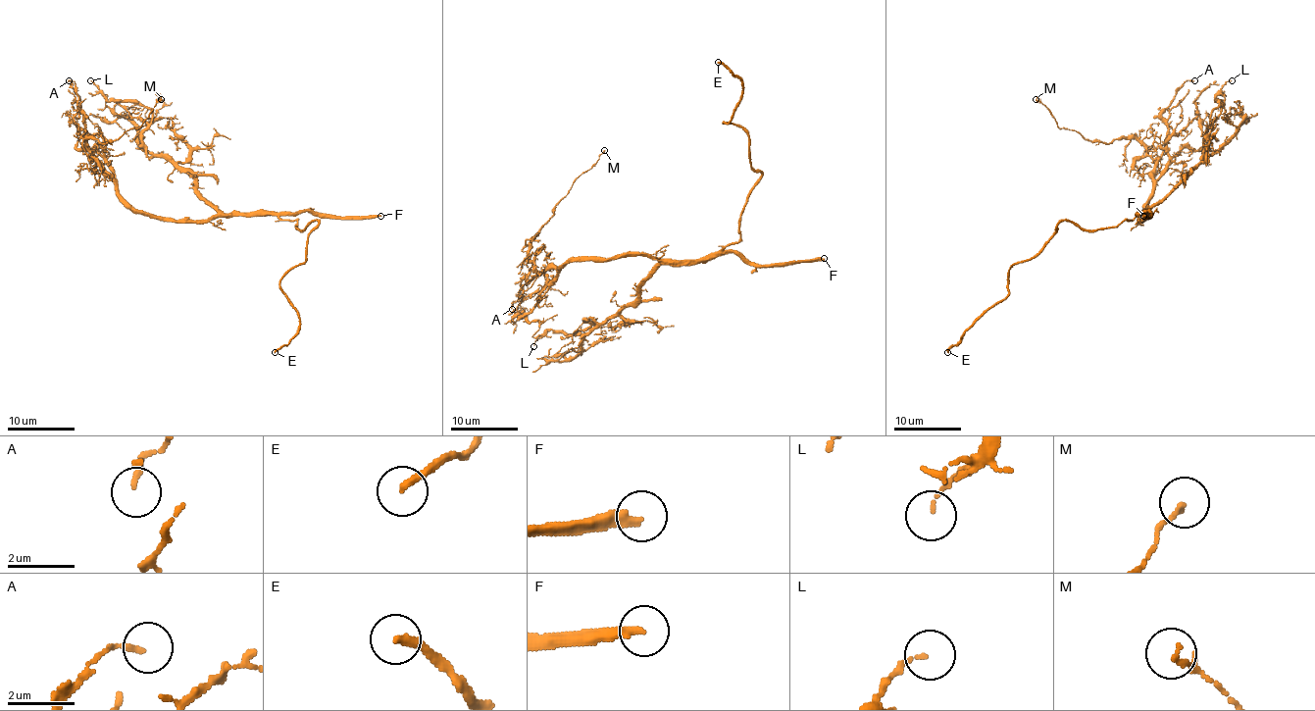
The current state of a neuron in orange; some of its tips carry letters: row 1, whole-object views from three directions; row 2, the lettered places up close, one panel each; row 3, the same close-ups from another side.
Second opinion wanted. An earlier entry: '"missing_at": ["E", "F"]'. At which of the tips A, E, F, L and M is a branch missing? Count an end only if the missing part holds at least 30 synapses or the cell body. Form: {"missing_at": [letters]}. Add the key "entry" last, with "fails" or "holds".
{"missing_at": ["E", "F"], "entry": "holds"}

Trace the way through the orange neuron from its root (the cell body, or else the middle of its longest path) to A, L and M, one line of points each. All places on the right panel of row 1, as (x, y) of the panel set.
A: (1145, 216), (1140, 221), (1143, 204), (1152, 193), (1153, 165), (1167, 143), (1171, 101), (1188, 80), (1194, 80)
L: (1145, 216), (1208, 156), (1204, 156), (1204, 131), (1223, 106), (1216, 101), (1216, 94), (1232, 80)
M: (1145, 216), (1140, 221), (1157, 162), (1134, 137), (1087, 141), (1073, 129), (1059, 127), (1036, 99)

